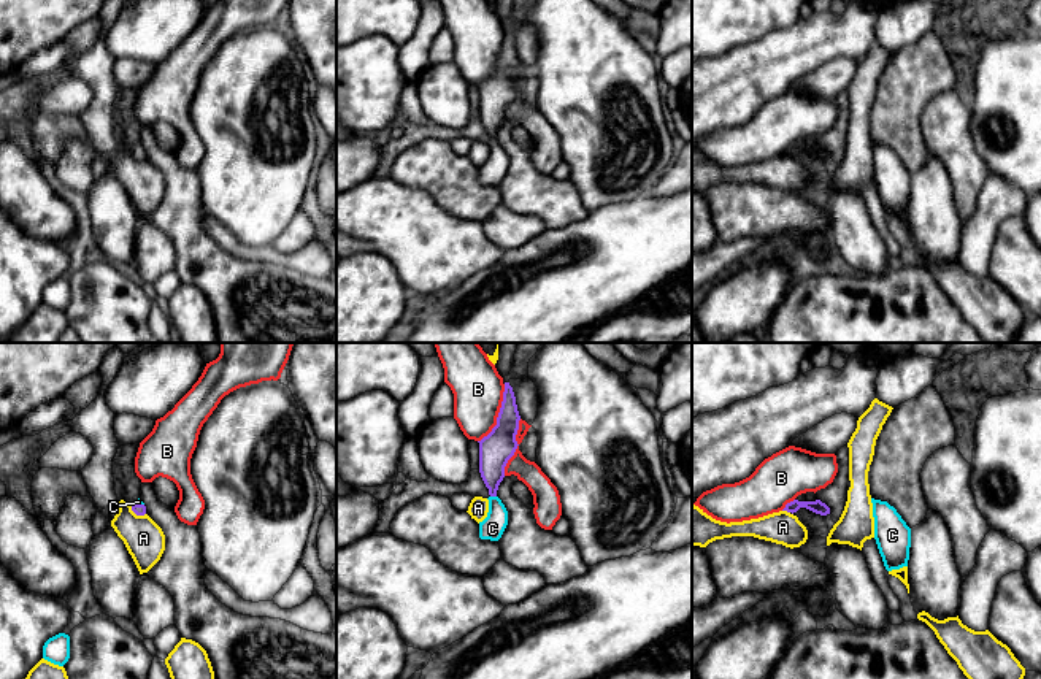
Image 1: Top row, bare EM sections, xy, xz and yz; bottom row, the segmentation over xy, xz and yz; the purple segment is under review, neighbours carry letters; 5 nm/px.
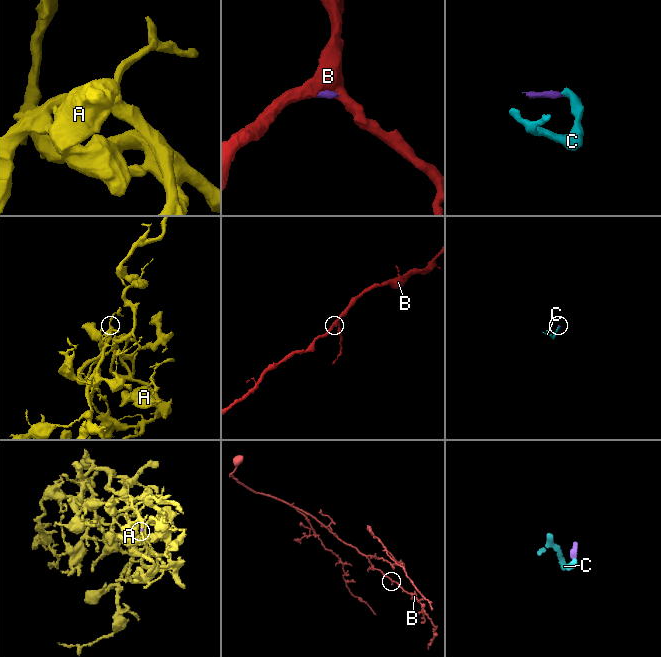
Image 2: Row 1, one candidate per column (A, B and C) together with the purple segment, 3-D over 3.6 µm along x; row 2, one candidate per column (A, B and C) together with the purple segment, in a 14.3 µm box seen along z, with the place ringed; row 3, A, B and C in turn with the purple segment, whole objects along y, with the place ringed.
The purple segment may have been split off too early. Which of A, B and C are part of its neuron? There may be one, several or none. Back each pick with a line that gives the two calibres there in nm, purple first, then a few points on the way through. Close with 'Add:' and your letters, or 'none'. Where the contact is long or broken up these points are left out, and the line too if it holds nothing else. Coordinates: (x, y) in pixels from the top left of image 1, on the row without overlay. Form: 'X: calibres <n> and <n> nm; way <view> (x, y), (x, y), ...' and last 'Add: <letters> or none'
C: calibres 170 and 120 nm; way xz (499, 91), (492, 102), (494, 140), (492, 172)
Add: C

